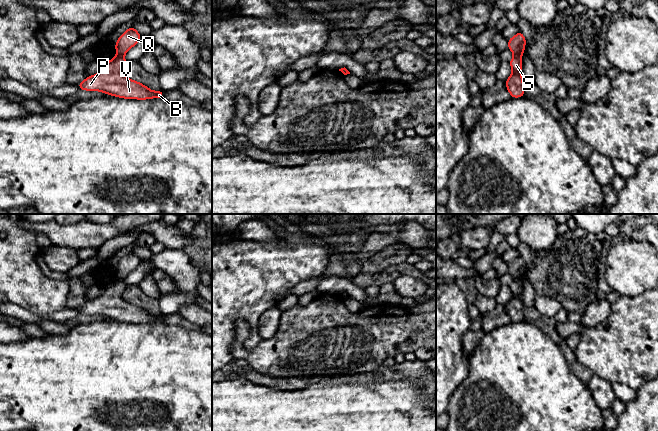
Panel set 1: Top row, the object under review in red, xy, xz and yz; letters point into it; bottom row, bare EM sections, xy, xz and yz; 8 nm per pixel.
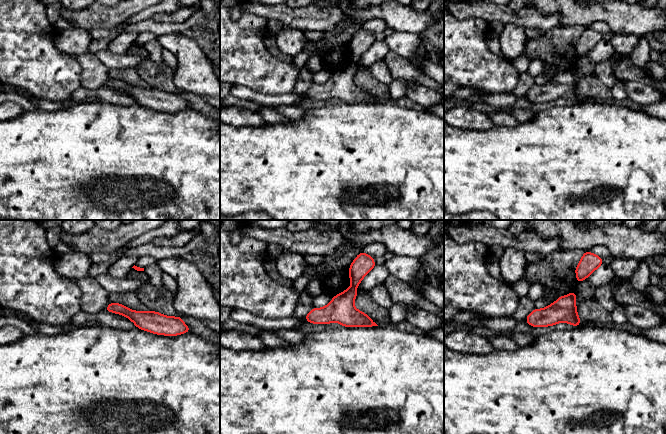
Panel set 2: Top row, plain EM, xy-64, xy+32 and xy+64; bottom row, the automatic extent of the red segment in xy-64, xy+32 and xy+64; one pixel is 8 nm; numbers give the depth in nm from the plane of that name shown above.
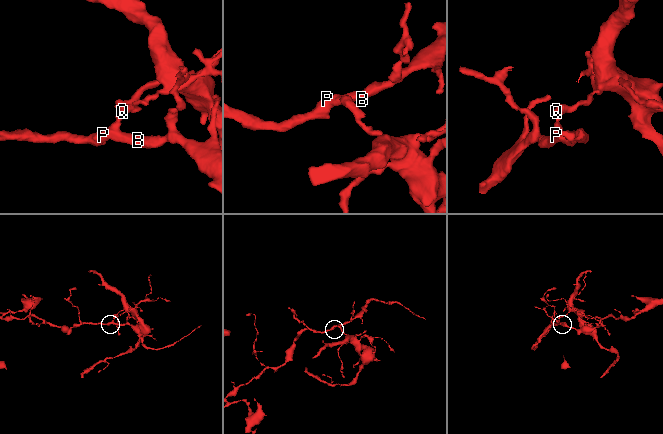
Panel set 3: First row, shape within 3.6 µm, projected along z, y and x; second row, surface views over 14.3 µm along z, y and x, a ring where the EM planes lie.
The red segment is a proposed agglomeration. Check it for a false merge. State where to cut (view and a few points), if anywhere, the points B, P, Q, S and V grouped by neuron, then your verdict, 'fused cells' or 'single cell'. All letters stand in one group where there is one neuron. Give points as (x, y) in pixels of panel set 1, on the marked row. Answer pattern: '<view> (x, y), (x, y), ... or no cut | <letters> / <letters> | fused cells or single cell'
yz (514, 55), (519, 57) | B P S V / Q | fused cells

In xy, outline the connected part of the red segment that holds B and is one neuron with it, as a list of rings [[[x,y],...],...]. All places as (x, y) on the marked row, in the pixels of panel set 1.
[[[116,55],[106,63],[106,66],[97,74],[88,76],[78,84],[80,90],[100,91],[125,99],[151,99],[162,98],[164,93],[160,90],[152,91],[140,82],[124,76],[123,68],[127,61],[124,57]]]

